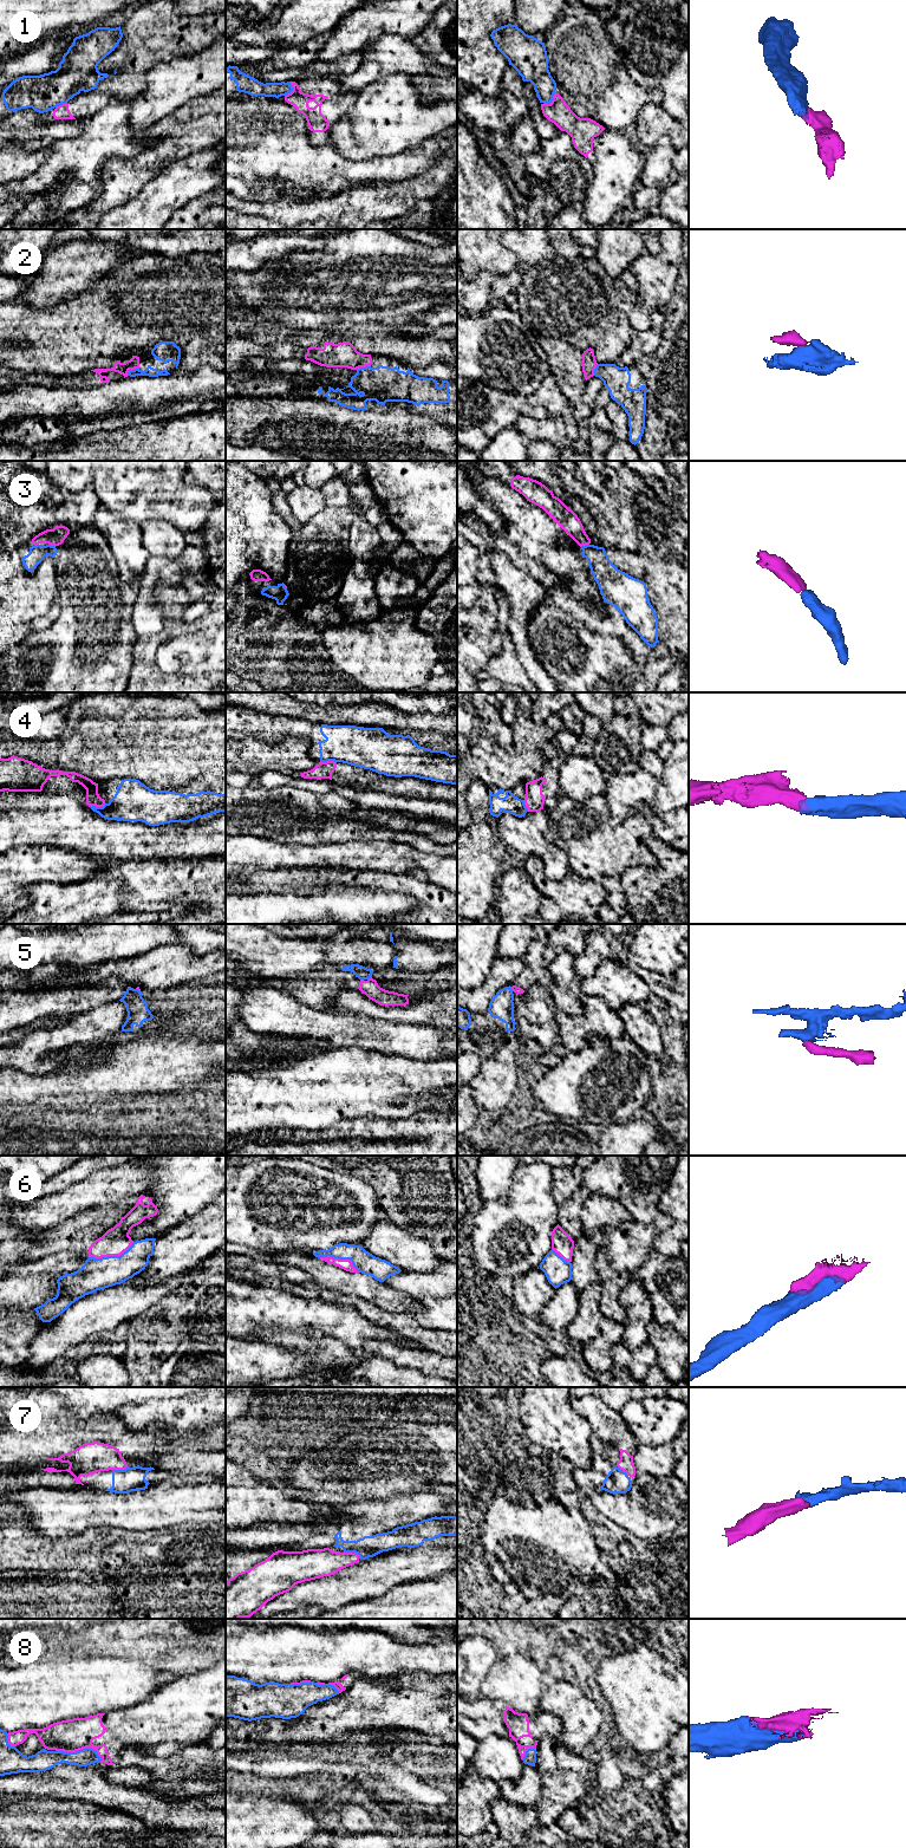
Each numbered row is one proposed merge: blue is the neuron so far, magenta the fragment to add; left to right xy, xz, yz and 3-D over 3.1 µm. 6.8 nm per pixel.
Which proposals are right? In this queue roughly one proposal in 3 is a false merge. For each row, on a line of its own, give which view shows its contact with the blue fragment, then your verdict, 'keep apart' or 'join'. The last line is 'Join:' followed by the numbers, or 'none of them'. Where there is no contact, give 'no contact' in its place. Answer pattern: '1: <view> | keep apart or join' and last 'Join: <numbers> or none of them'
1: xz | keep apart
2: xy | join
3: yz | join
4: xy | keep apart
5: xz | keep apart
6: xy | join
7: xz | join
8: xy | join
Join: 2, 3, 6, 7, 8

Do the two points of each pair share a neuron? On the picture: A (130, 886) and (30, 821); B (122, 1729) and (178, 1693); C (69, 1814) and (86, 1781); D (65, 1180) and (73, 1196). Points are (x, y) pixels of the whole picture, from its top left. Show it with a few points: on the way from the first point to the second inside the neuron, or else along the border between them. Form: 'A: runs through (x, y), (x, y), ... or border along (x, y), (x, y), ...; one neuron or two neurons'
A: border along (138, 859), (111, 861); two neurons
B: runs through (136, 1726), (141, 1723), (149, 1723), (164, 1707); one neuron
C: border along (50, 1797), (86, 1800), (104, 1807); two neurons
D: border along (93, 1173), (45, 1196); two neurons

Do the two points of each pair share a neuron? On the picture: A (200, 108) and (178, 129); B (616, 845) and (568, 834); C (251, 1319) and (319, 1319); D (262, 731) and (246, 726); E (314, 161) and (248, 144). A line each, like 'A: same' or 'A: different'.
A: same
B: same
C: same
D: same
E: same

